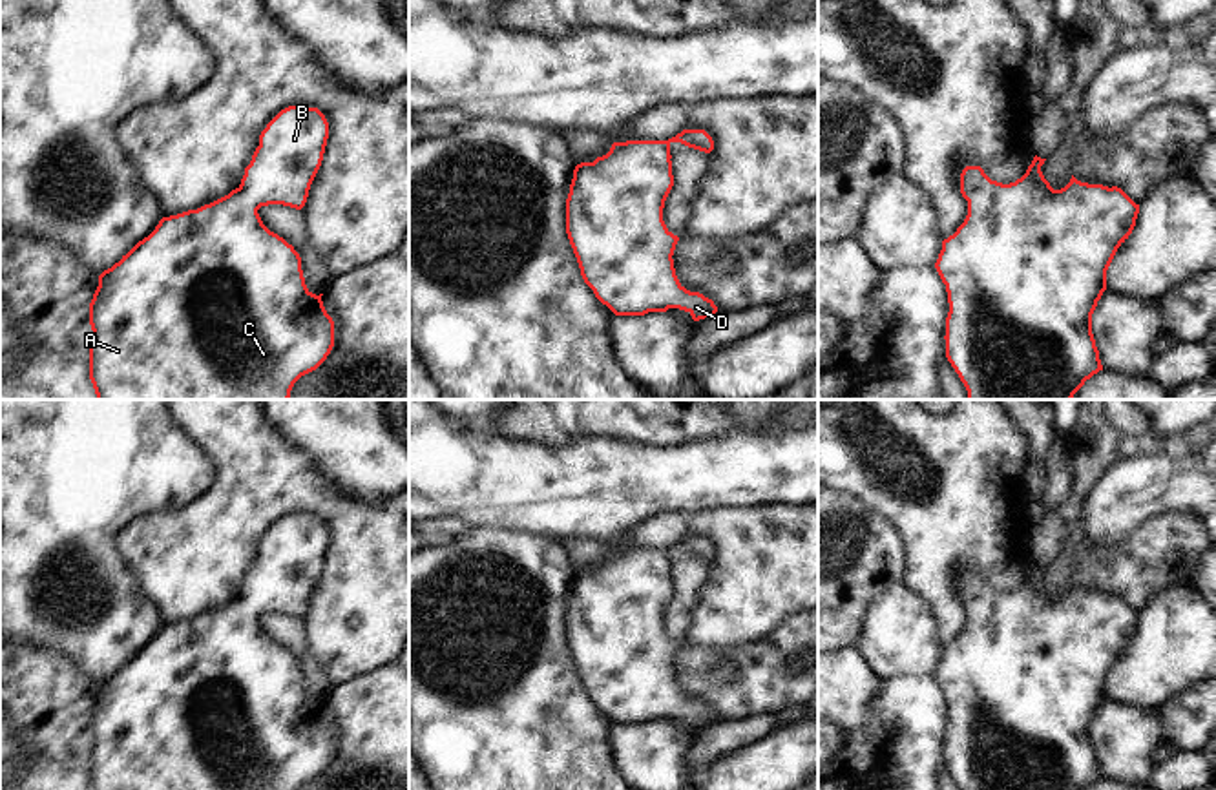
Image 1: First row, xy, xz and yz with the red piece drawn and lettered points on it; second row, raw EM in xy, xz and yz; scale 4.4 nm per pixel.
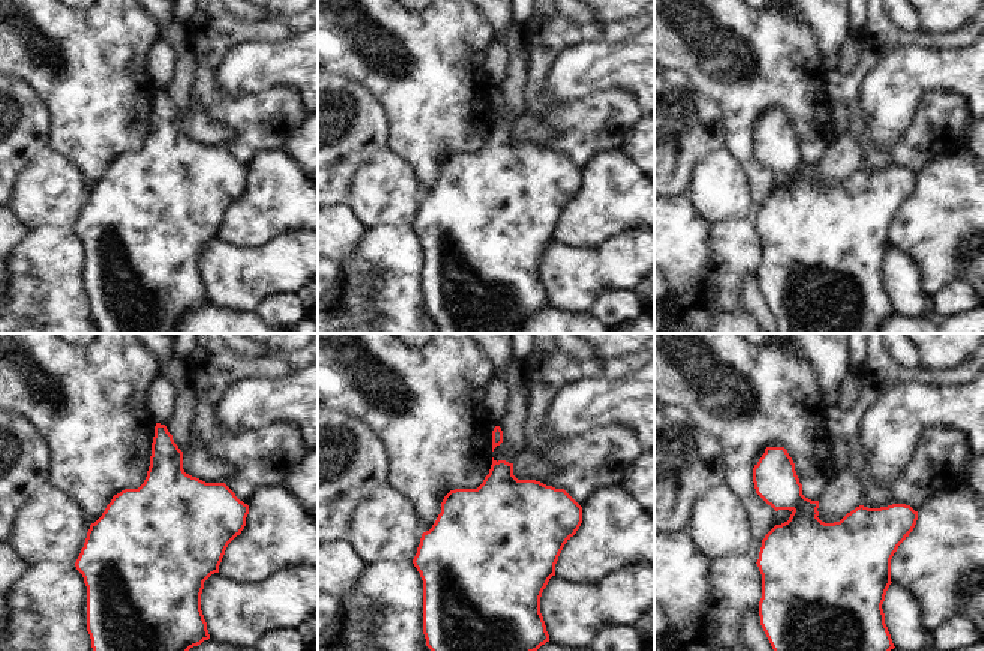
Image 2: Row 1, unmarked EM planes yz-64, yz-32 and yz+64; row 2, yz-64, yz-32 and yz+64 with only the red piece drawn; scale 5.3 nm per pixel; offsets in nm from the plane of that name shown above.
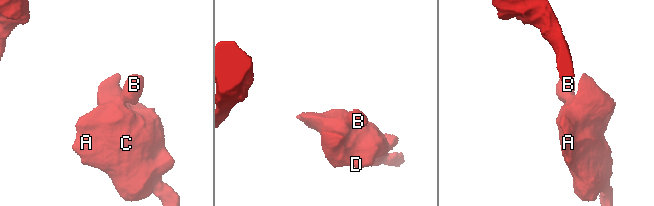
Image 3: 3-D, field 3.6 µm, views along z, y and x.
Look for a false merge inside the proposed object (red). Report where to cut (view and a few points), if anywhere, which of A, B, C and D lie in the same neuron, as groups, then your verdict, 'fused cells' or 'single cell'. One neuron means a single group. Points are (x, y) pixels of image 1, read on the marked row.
no cut | A B C D | single cell

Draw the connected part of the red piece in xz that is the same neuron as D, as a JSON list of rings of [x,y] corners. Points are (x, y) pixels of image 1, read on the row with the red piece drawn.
[[[683,130],[668,140],[613,142],[610,151],[573,170],[566,199],[566,234],[577,257],[584,283],[615,316],[645,316],[679,308],[694,321],[718,312],[712,299],[687,290],[674,268],[679,241],[665,221],[665,201],[674,186],[670,144],[710,153],[714,140],[705,130]]]

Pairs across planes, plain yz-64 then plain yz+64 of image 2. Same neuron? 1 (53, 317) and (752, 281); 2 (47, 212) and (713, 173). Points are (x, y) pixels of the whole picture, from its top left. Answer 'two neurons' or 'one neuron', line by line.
1: two neurons
2: one neuron

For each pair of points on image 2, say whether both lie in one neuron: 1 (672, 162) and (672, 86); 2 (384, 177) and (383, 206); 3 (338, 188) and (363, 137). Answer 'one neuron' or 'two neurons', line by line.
1: one neuron
2: one neuron
3: one neuron

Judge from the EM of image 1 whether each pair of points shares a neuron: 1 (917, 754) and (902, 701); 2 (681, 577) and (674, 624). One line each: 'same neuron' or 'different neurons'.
1: same neuron
2: same neuron

